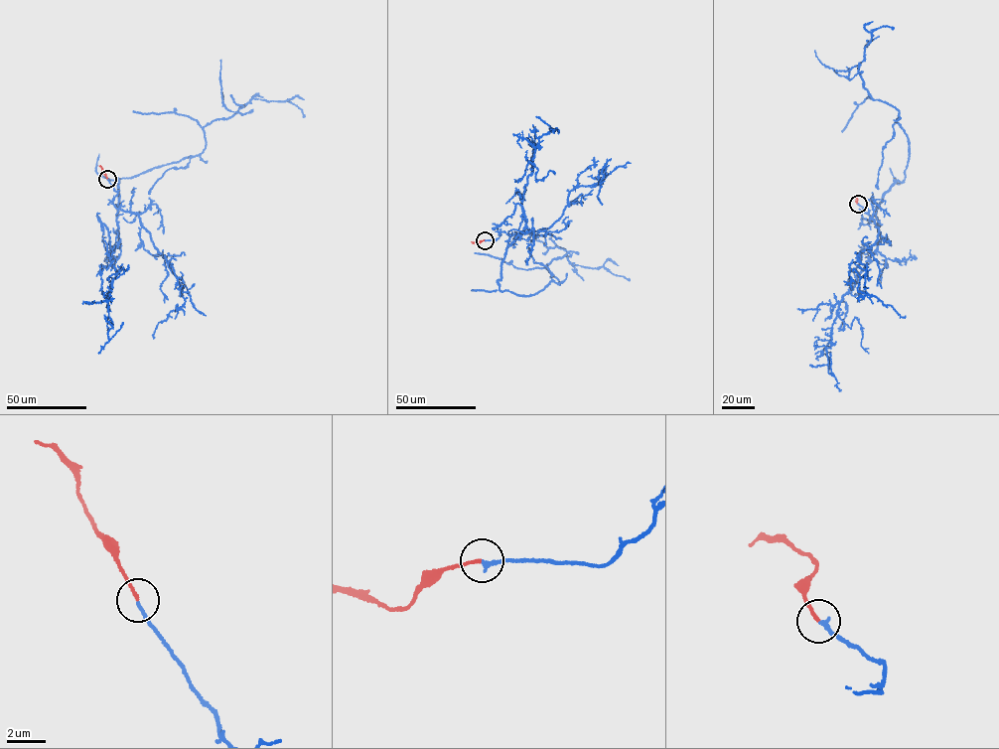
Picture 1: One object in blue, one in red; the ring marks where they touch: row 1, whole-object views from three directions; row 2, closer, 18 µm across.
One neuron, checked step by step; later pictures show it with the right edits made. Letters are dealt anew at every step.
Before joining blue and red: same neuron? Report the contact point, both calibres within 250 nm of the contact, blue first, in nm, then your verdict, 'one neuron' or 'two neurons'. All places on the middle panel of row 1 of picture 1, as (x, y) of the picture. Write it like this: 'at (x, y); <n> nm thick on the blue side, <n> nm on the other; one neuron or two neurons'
at (485, 240); 190 nm thick on the blue side, 150 nm on the other; one neuron

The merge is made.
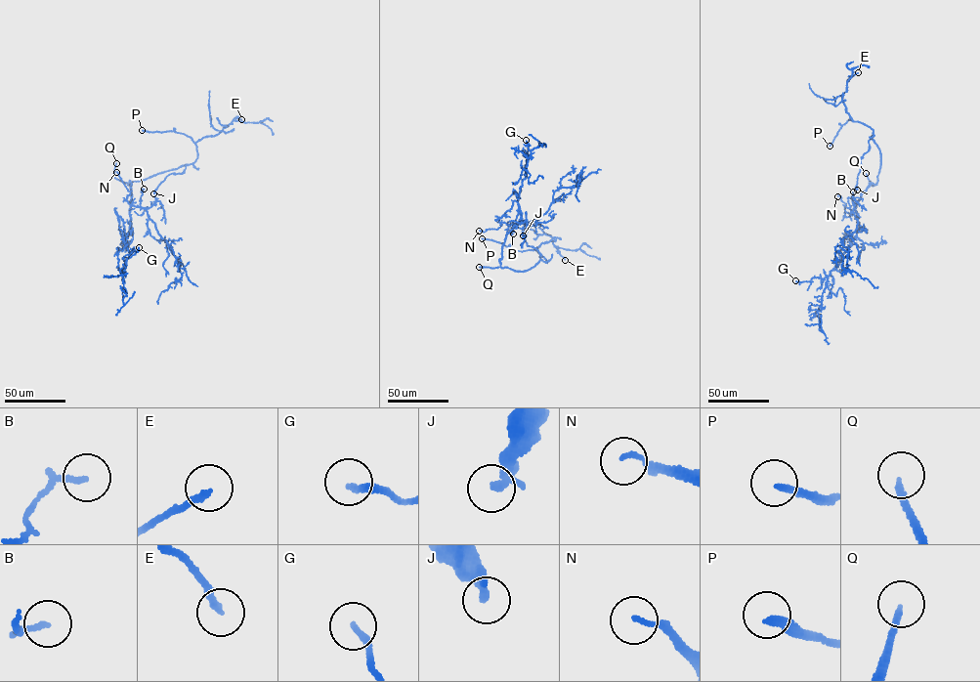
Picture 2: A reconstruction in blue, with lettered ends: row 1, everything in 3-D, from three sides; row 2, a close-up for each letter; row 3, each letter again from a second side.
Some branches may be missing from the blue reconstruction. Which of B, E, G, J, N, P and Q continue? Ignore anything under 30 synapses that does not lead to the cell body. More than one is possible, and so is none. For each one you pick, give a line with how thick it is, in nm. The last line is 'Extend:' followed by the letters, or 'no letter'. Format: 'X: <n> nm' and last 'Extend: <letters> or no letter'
P: 260 nm
Q: 180 nm
Extend: P, Q

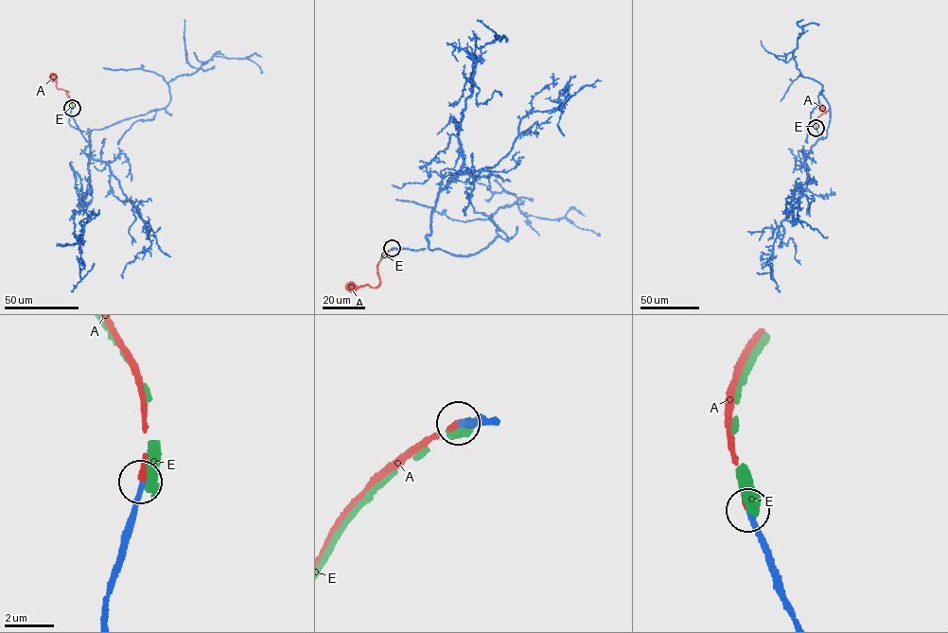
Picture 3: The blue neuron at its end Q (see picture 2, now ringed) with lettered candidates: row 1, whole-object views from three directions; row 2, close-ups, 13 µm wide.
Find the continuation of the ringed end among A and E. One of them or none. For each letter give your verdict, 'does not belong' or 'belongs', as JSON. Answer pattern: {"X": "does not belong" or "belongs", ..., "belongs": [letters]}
{"A": "belongs", "E": "does not belong", "belongs": ["A"]}

